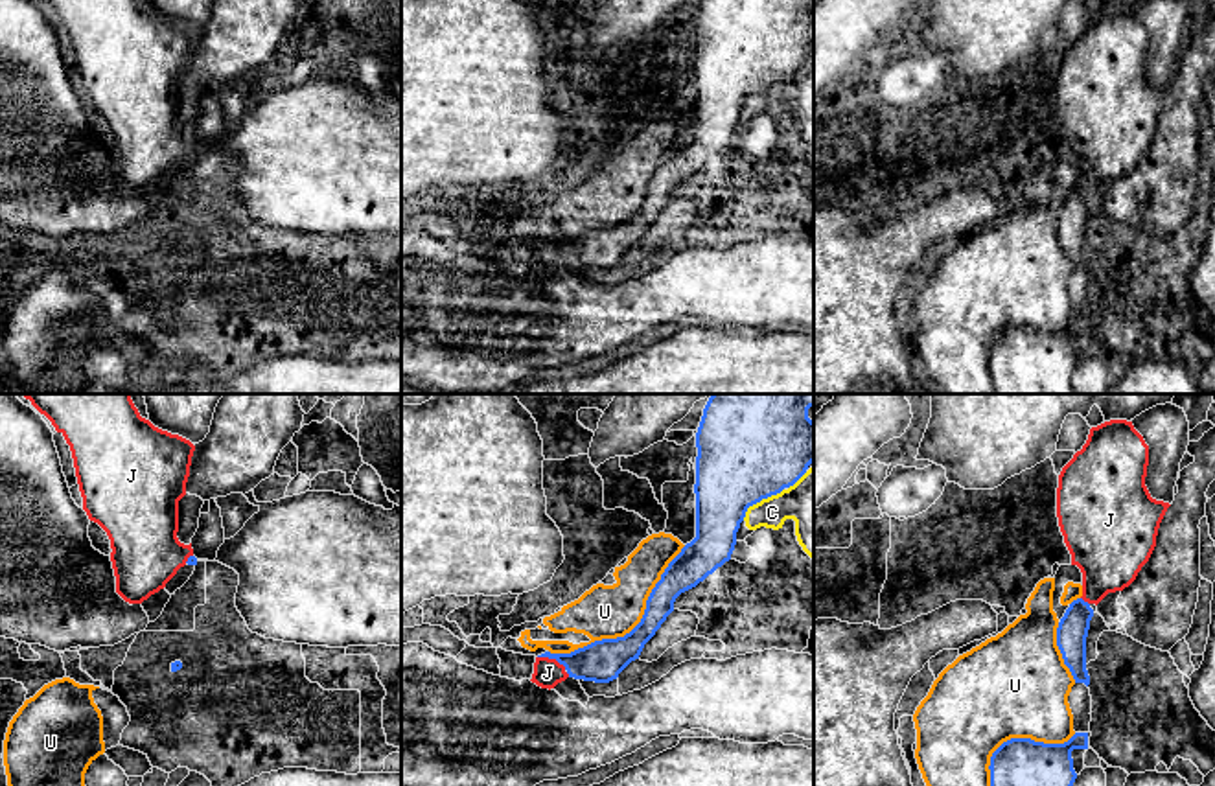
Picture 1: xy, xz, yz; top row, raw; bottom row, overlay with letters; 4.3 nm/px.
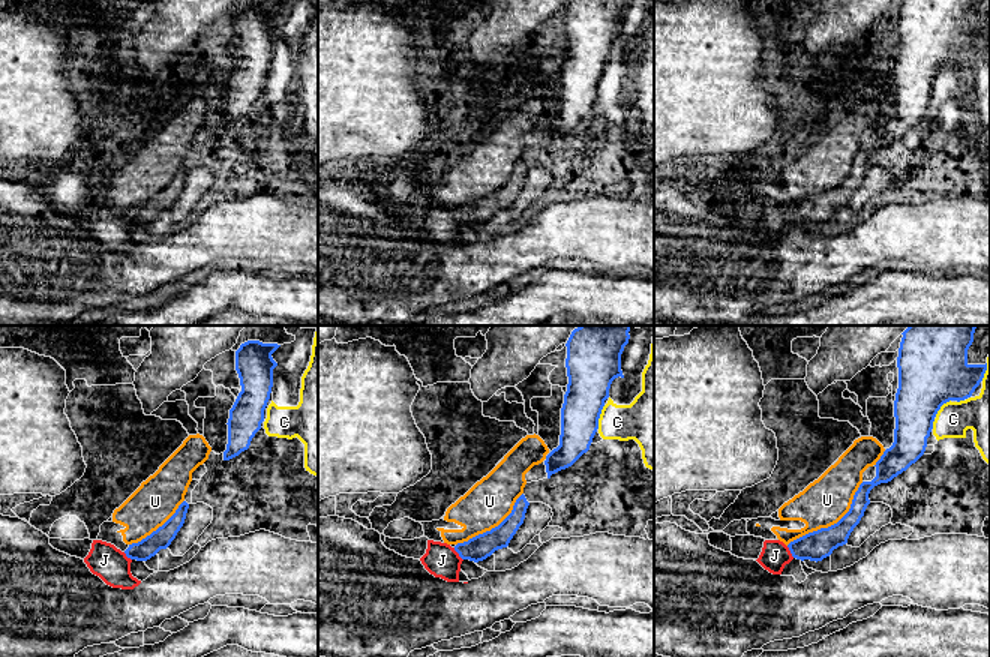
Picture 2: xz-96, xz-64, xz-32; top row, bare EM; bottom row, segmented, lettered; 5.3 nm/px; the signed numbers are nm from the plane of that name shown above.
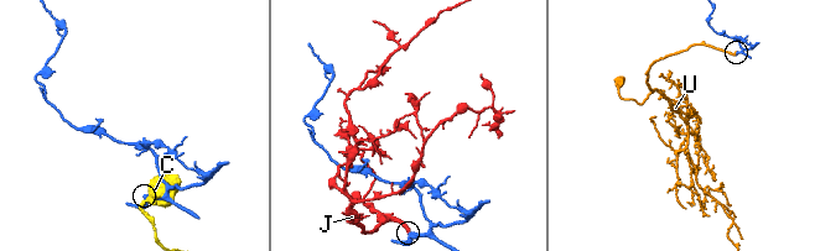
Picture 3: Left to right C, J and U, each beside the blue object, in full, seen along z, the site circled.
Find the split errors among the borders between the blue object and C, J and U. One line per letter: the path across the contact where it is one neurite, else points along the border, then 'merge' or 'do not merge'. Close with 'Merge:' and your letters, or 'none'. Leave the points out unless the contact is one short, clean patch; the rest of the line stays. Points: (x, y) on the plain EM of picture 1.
C: do not merge
J: across xz (601, 249), (553, 245), (547, 260) | merge
U: do not merge
Merge: J

